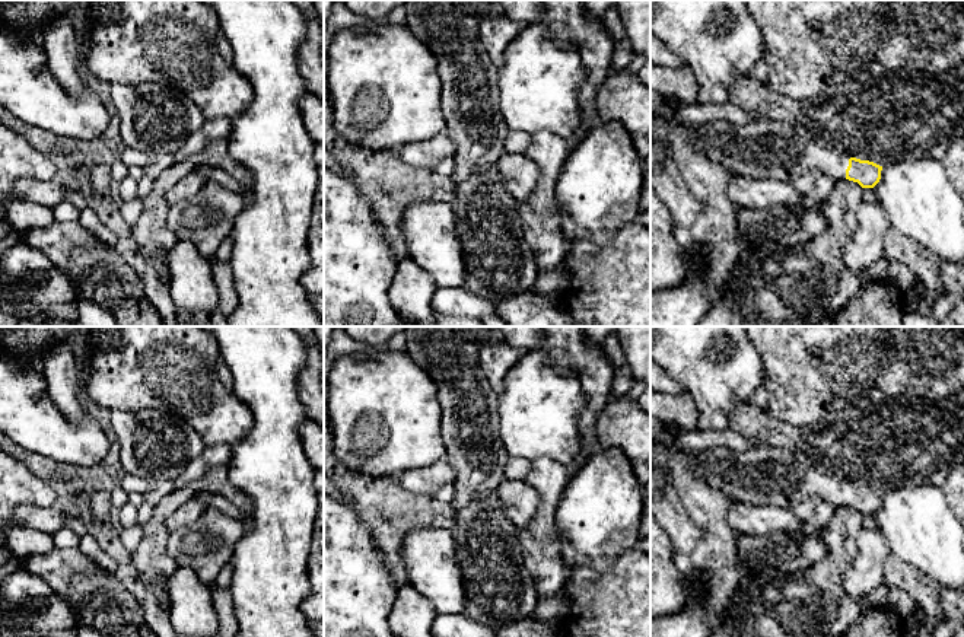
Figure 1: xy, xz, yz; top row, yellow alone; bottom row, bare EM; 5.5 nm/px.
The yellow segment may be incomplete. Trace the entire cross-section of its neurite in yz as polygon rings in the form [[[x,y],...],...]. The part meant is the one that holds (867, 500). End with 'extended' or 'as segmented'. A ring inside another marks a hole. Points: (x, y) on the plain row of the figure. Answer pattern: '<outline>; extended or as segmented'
[[[766,442],[742,450],[732,450],[722,446],[697,455],[697,458],[700,462],[700,475],[704,481],[719,488],[731,501],[795,509],[808,497],[821,497],[834,506],[846,504],[858,509],[862,515],[874,515],[881,506],[882,493],[821,474],[808,464],[802,464],[790,450]]]; extended

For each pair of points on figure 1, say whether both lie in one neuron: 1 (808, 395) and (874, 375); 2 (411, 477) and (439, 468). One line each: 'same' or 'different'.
1: same
2: same

